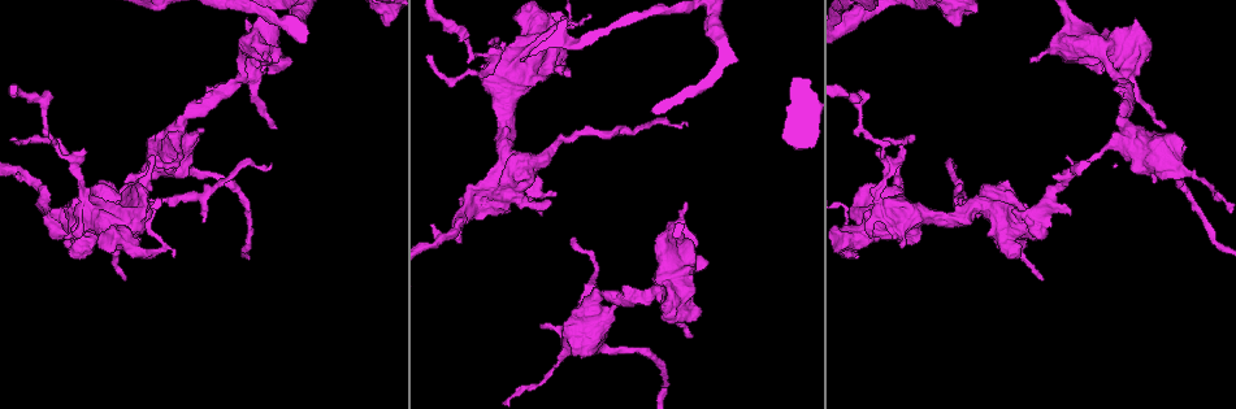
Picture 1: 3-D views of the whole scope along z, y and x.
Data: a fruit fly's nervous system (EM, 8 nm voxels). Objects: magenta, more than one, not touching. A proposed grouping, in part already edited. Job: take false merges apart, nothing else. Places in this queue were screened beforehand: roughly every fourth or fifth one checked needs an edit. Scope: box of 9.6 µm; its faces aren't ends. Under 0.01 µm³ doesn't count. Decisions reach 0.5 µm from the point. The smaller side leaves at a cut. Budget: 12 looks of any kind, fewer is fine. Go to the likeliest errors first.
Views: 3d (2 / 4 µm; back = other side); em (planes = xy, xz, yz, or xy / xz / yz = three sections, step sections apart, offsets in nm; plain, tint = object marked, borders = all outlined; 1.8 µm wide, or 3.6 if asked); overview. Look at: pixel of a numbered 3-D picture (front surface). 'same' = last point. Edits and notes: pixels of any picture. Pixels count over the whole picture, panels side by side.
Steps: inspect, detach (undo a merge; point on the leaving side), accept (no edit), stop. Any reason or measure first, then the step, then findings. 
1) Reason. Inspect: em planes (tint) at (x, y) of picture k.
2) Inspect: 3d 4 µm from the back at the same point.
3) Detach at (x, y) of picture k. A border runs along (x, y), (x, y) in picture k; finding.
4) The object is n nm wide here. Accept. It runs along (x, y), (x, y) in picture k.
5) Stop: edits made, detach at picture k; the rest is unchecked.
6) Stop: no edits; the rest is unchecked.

Branch point. Inspect: em planes (tint) at (73, 169) of picture 1.

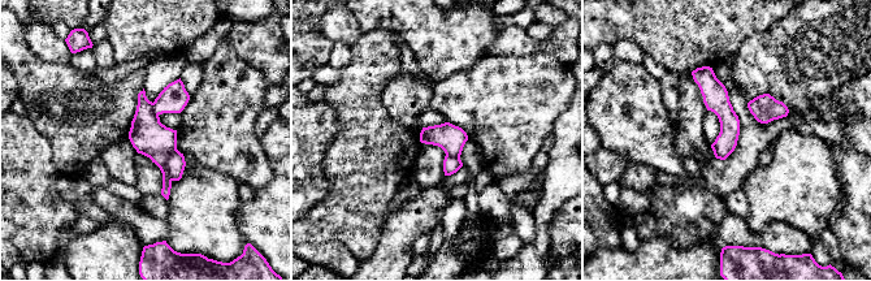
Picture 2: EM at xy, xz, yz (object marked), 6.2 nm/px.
Detach at (151, 138) of picture 2. The part that leaves runs along (142, 95), (165, 193) in picture 2; two neurons meet here.

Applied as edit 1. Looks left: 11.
Thin arm on a thick one. Inspect: 3d 4 µm at (256, 66) of picture 1.

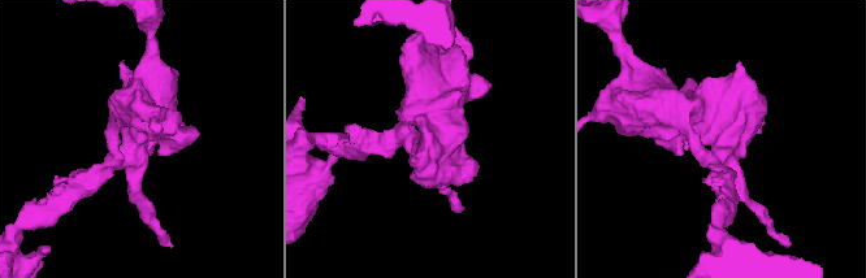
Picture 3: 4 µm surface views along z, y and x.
Inspect: em 3.6 µm planes (plain) at (727, 142) of picture 3.

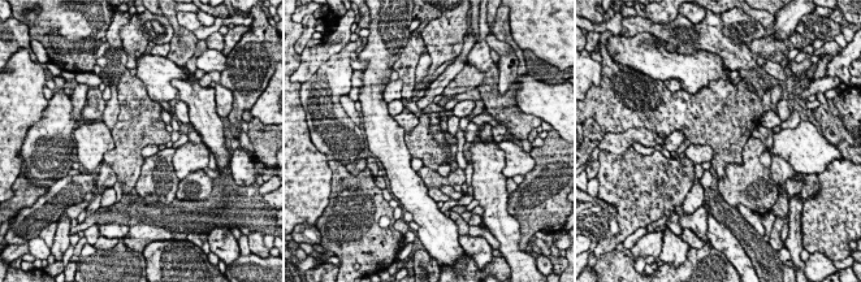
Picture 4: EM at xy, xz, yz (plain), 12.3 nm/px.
Inspect: em 3.6 µm planes (tint) at the same point.

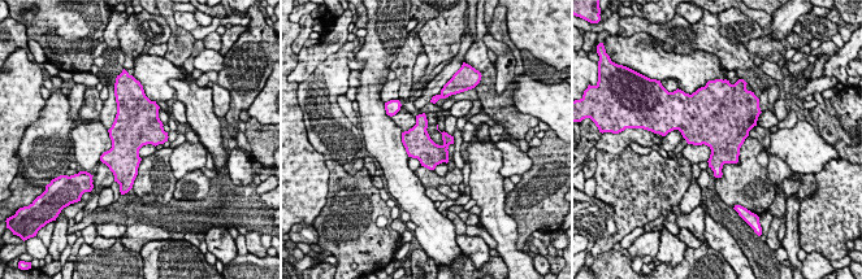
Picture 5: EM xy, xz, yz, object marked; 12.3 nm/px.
Accept. One neuron here.

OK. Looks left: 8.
Abrupt turn. Inspect: em xy step 8 (tint) at (487, 207) of picture 1.

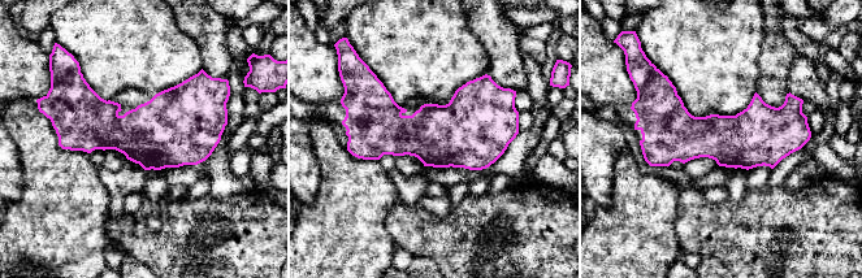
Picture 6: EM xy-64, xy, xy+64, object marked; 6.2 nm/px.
Another direction. Inspect: em planes (tint) at the same point.

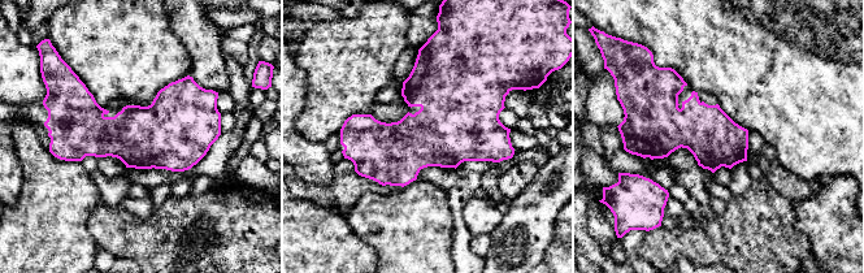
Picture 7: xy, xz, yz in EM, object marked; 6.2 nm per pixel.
The object is 320 nm wide here. Accept. All the same neuron.

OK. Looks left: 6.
Sudden change in width. Inspect: 3d 2 µm at (501, 126) of picture 1.

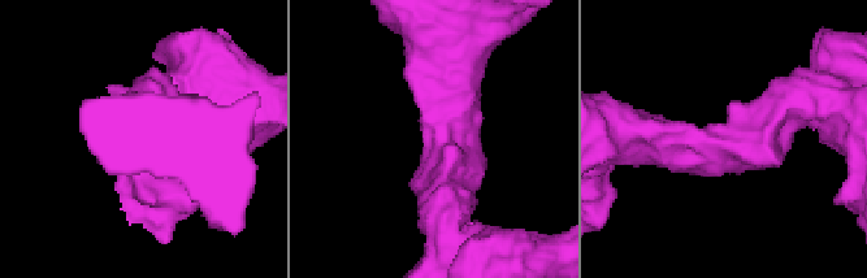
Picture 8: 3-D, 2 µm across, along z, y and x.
The arms are 380, 400 nm wide; now the EM. Inspect: em xz step 8 (tint) at (733, 137) of picture 8.

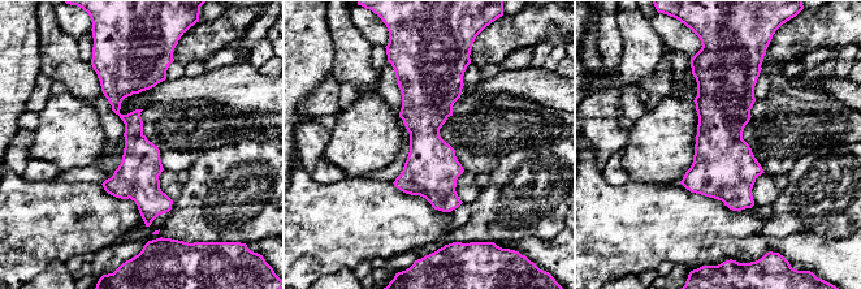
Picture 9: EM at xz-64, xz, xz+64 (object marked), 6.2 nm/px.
The object is 260 nm wide here. Accept. It runs along (126, 69), (116, 111), (133, 128), (148, 220) in picture 9; one neuron here.

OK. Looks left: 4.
Stop: edits made, detach at picture 2; the rest is unchecked.

